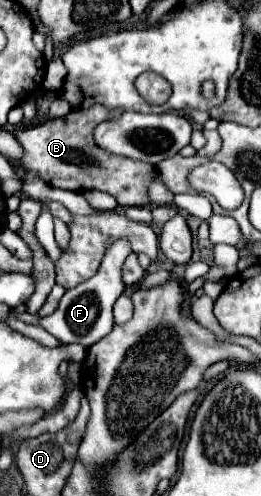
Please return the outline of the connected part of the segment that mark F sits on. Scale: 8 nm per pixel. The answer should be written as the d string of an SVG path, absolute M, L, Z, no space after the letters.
M117 240L117 244L111 244L109 250L105 252L105 258L101 262L99 272L93 278L81 282L79 286L67 290L65 296L61 298L61 302L59 302L59 308L51 316L41 318L41 326L49 334L53 334L61 344L73 344L73 342L77 342L77 344L89 348L97 340L105 338L113 330L113 326L115 326L113 304L115 304L115 300L125 290L121 274L123 274L123 262L125 262L125 258L129 254L131 254L129 242Z

